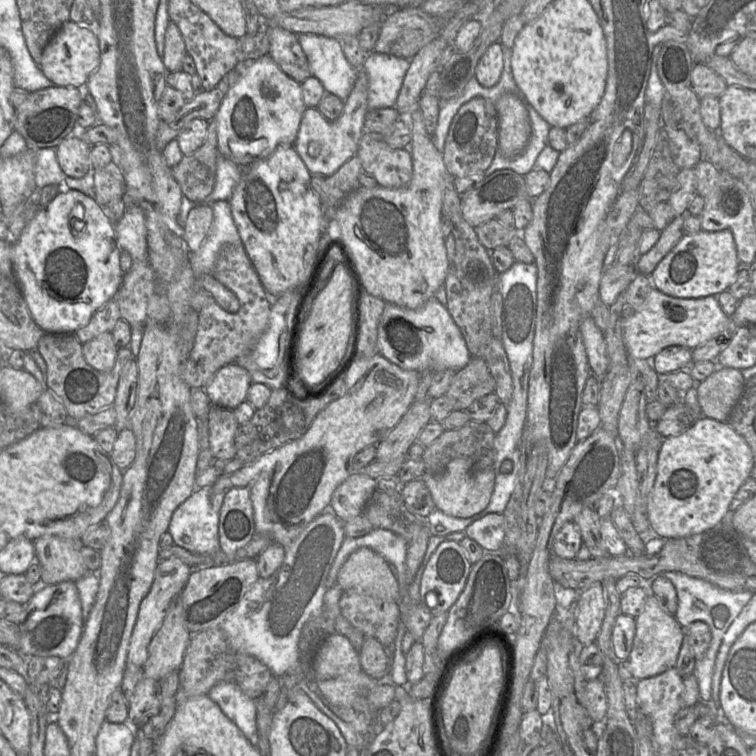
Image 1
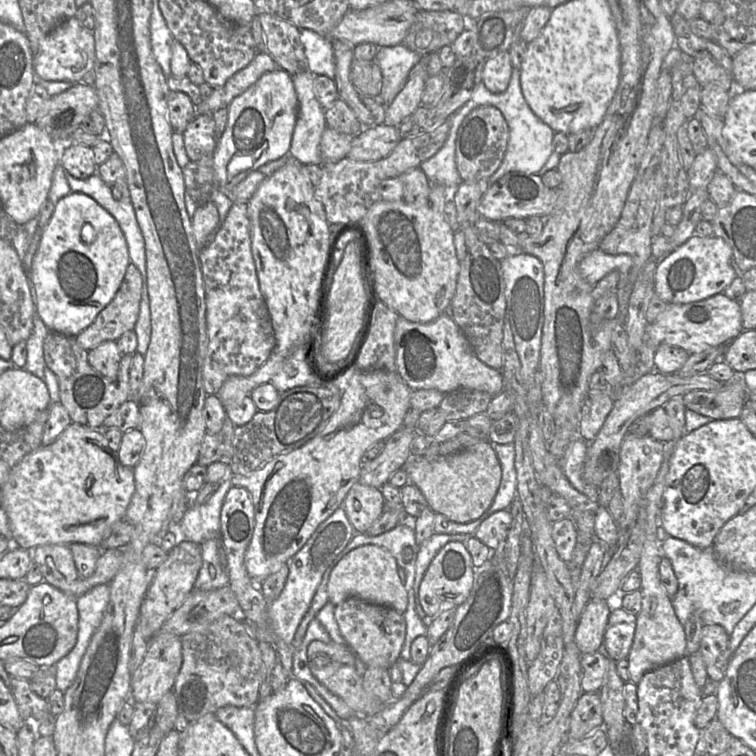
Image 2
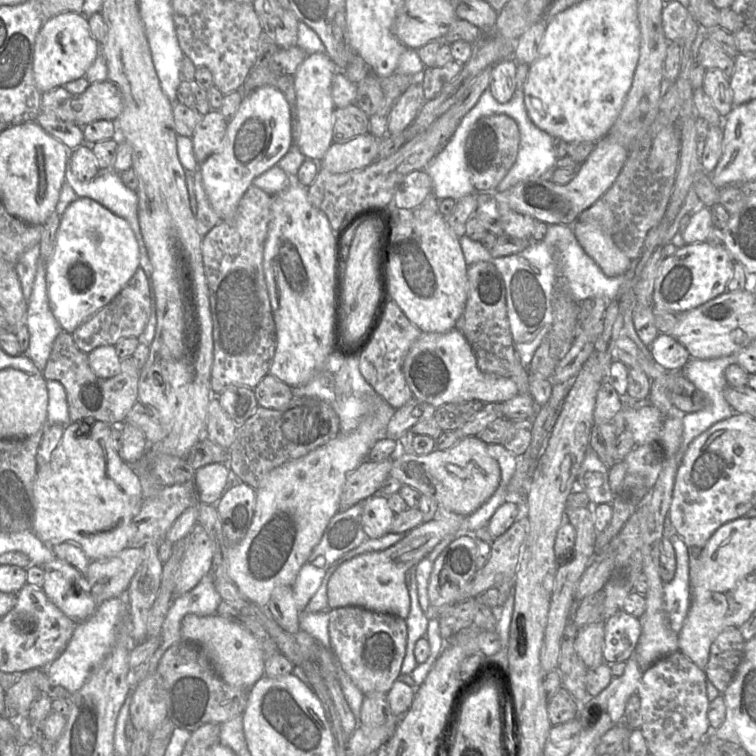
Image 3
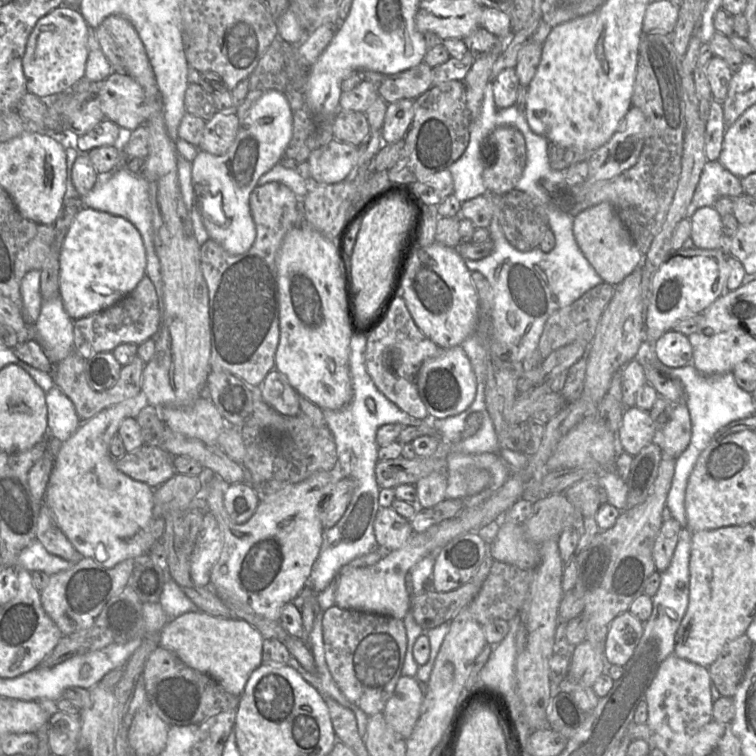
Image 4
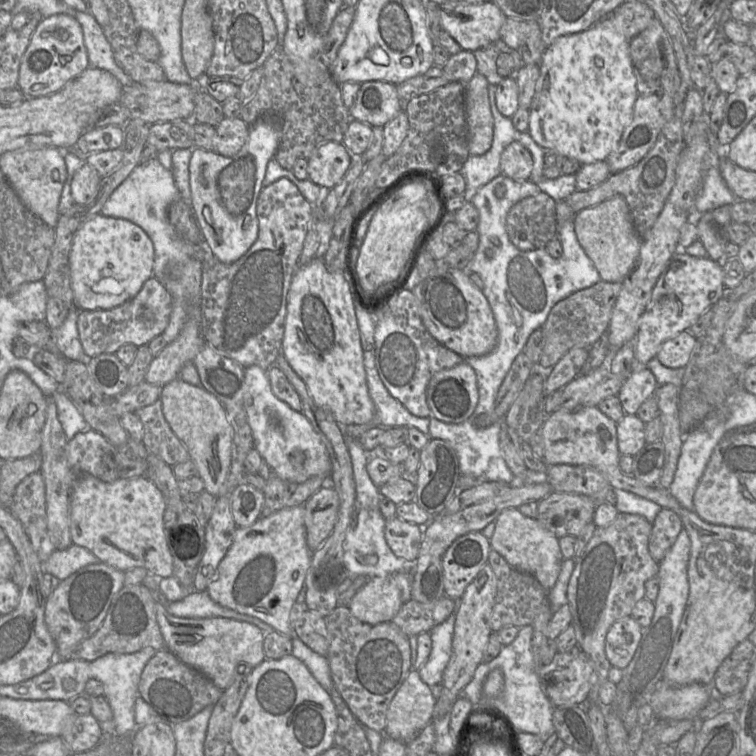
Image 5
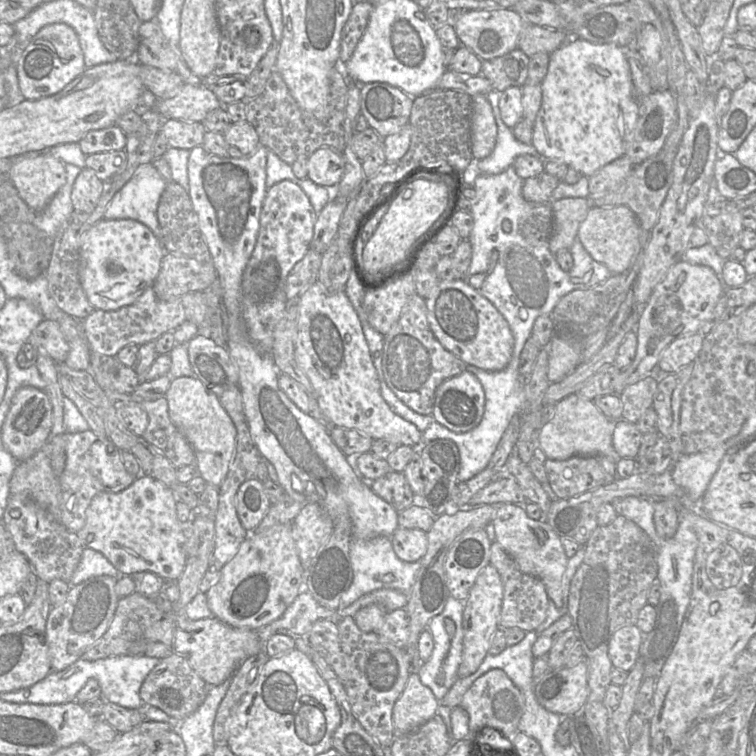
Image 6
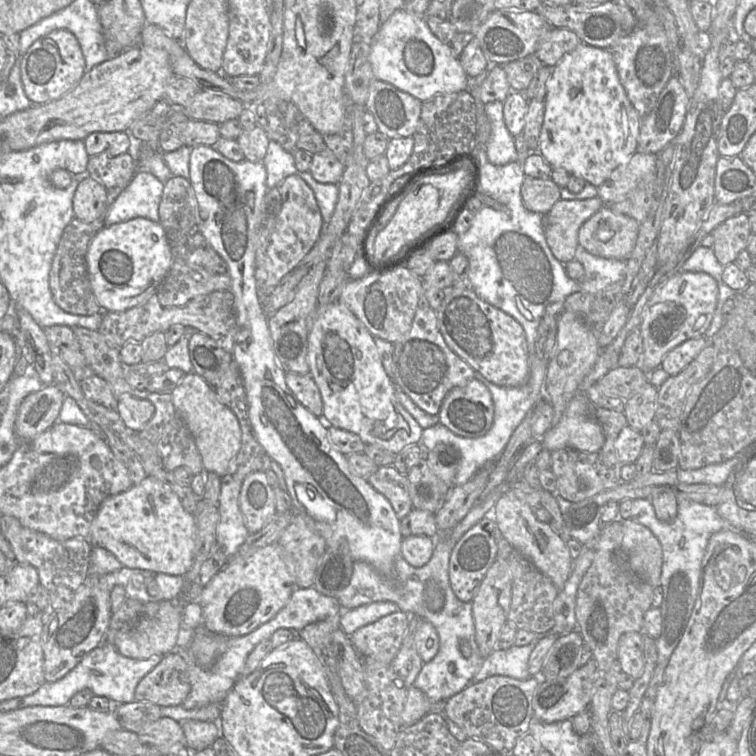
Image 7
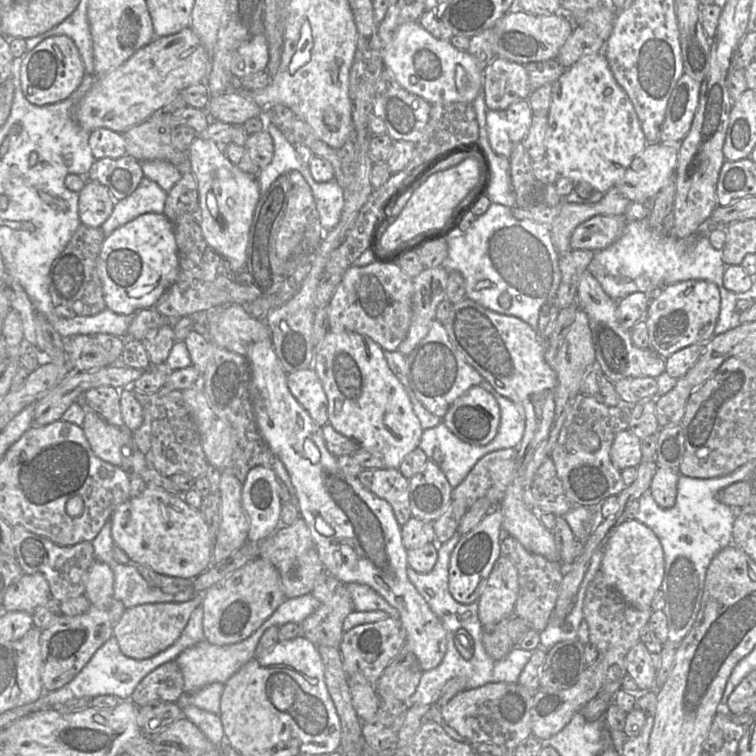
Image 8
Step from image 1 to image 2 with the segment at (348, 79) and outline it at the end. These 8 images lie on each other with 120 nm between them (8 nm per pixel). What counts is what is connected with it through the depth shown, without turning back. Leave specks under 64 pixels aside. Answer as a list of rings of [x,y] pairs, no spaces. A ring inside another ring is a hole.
[[[309,29],[300,30],[300,40],[306,57],[307,69],[314,75],[334,79],[335,59],[332,40]]]

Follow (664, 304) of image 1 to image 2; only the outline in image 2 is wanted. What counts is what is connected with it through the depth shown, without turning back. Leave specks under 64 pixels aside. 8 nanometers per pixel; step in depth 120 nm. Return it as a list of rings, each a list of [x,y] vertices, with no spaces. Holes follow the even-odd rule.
[[[724,293],[715,294],[705,300],[687,304],[668,304],[653,323],[648,323],[645,336],[647,342],[658,348],[662,344],[677,346],[689,354],[701,353],[715,347],[728,345],[743,331],[740,303],[729,299]]]

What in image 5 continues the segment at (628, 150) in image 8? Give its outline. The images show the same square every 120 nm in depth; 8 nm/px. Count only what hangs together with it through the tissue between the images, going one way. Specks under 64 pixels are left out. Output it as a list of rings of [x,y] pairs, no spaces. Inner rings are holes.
[[[611,16],[589,29],[558,37],[542,55],[540,76],[530,106],[529,133],[545,151],[553,151],[581,164],[605,161],[632,122],[639,96],[630,56],[630,40],[617,31]]]

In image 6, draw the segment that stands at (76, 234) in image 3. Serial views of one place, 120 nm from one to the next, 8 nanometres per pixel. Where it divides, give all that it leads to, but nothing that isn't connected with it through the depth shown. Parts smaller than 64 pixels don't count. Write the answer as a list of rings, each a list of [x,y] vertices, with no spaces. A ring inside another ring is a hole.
[[[101,219],[83,235],[83,242],[80,250],[80,281],[89,303],[95,309],[102,309],[105,311],[118,310],[123,306],[134,303],[147,288],[153,286],[159,274],[161,262],[164,255],[165,249],[161,241],[155,236],[150,228],[148,228],[143,223],[133,219]]]

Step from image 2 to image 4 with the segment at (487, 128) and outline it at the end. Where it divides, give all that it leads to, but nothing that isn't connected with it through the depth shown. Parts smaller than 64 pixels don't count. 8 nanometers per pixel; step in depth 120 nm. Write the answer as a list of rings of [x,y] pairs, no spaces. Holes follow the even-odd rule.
[[[503,125],[481,145],[483,180],[487,194],[502,196],[514,189],[526,165],[526,143],[515,127]]]

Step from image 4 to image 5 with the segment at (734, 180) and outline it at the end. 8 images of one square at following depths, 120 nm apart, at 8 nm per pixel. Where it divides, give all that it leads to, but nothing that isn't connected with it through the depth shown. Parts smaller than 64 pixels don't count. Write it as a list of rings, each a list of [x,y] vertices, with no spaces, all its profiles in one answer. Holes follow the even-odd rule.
[[[708,165],[694,211],[705,213],[724,205],[732,205],[736,197],[724,181],[718,165]]]

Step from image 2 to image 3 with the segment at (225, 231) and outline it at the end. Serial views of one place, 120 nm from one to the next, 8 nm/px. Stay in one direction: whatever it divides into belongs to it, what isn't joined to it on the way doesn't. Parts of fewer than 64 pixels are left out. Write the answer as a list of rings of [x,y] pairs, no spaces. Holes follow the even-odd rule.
[[[251,185],[231,218],[220,221],[201,244],[209,288],[214,355],[211,389],[218,395],[233,385],[254,389],[269,374],[276,351],[276,327],[263,269],[264,245],[273,197]]]

